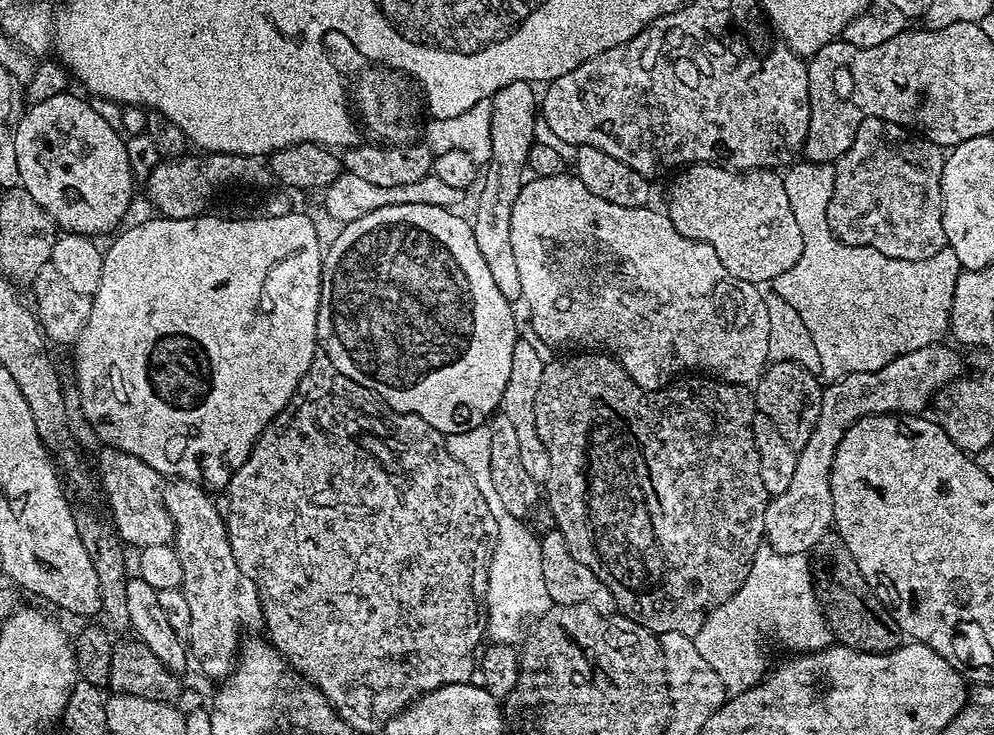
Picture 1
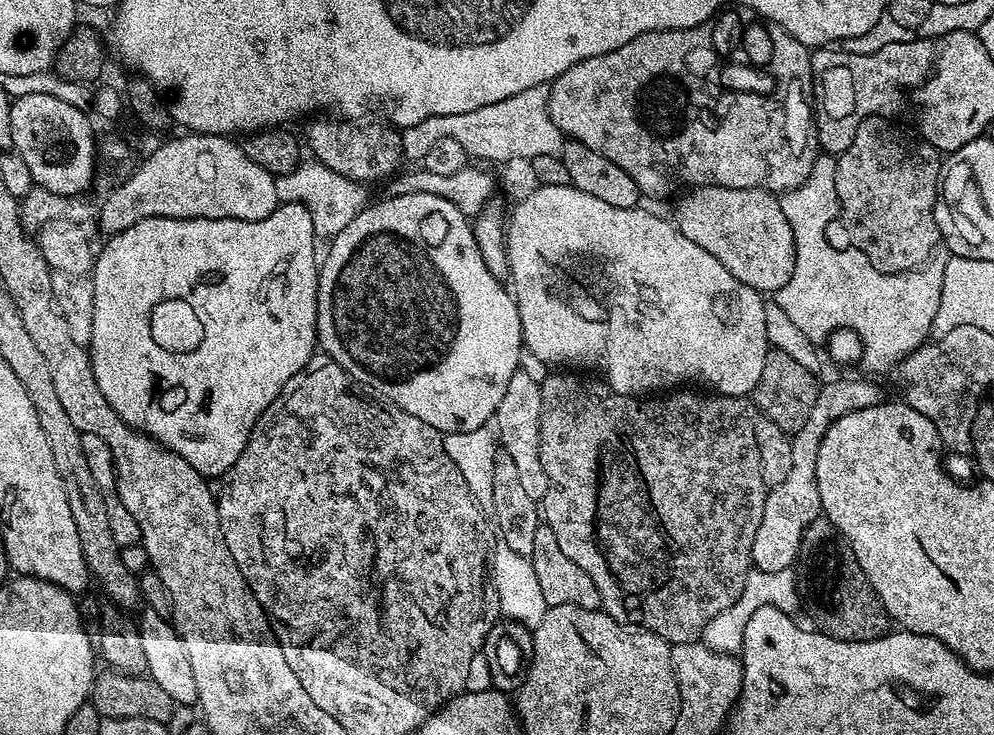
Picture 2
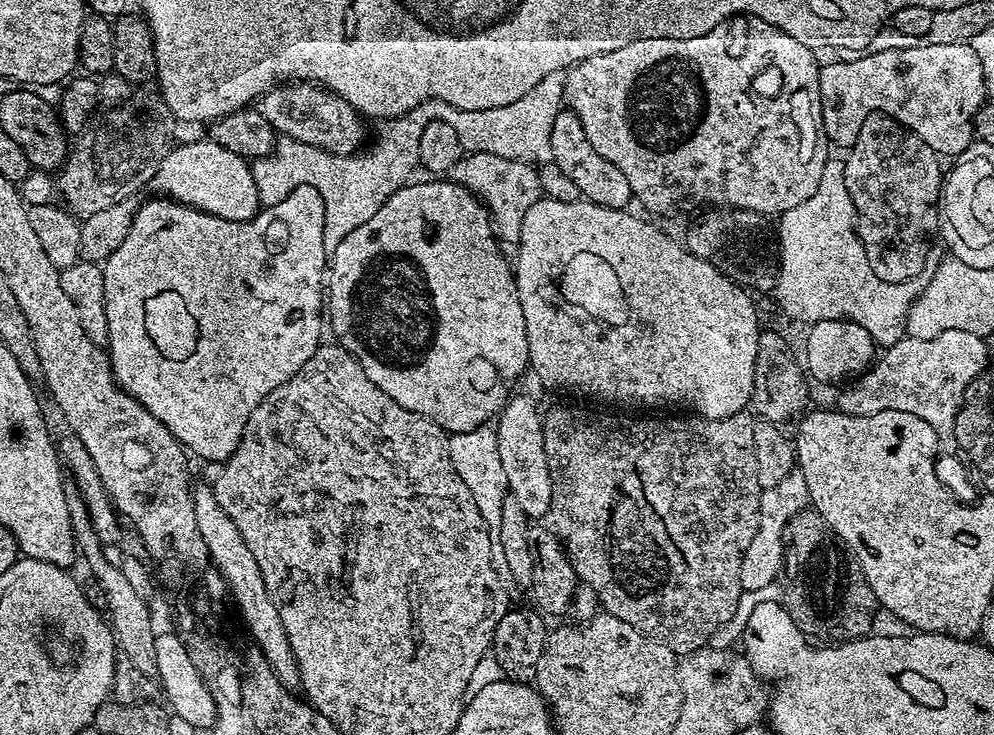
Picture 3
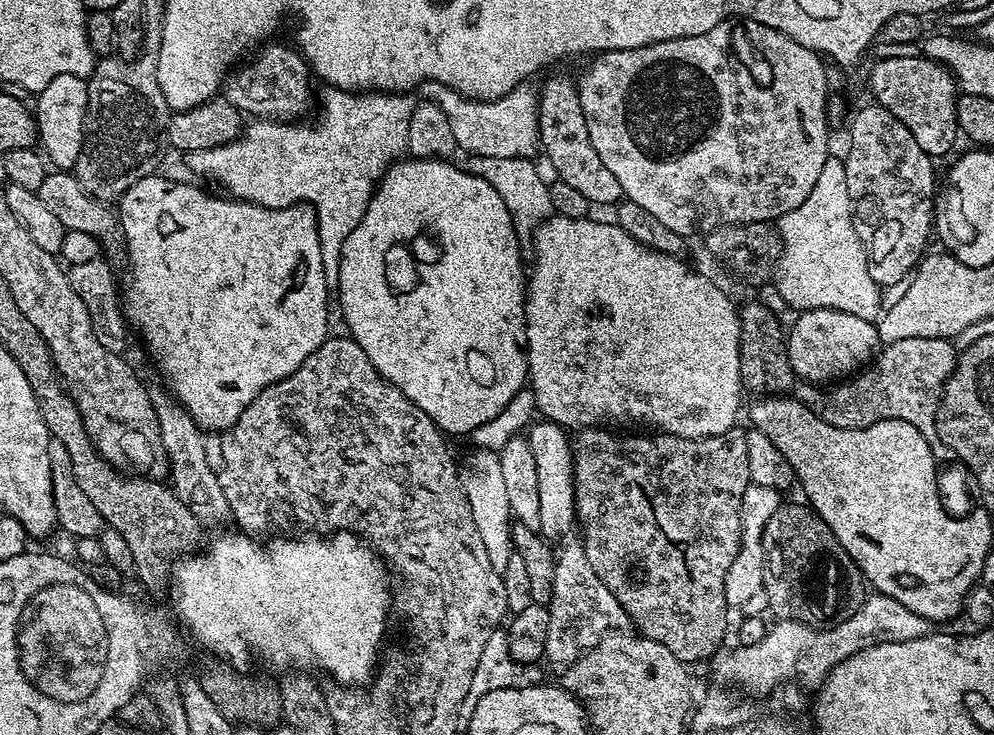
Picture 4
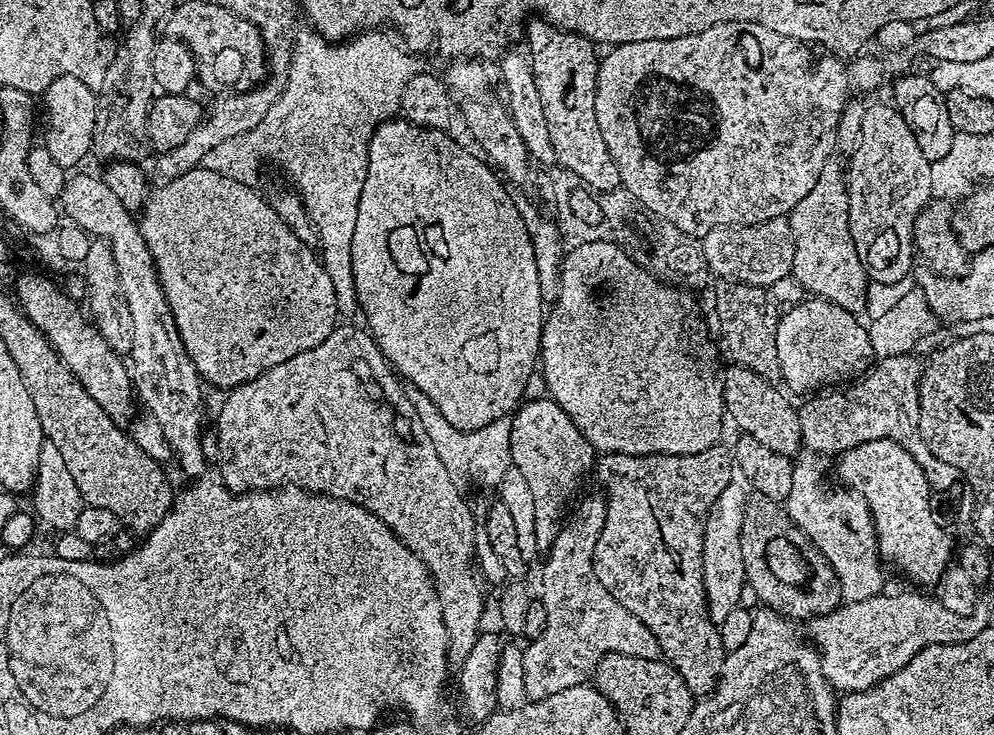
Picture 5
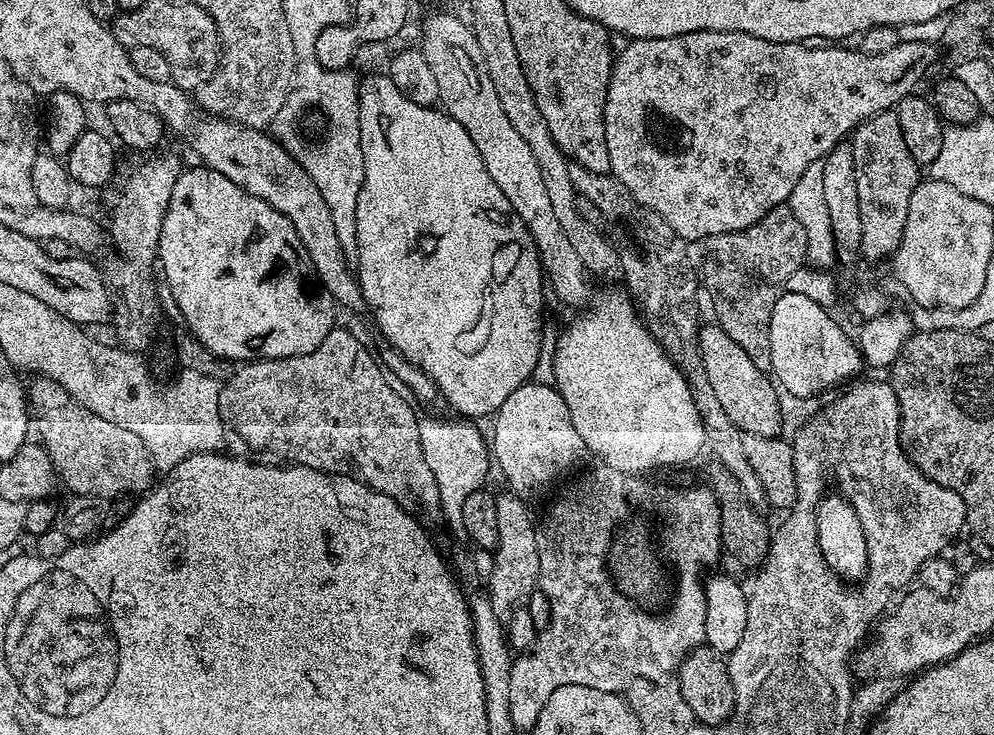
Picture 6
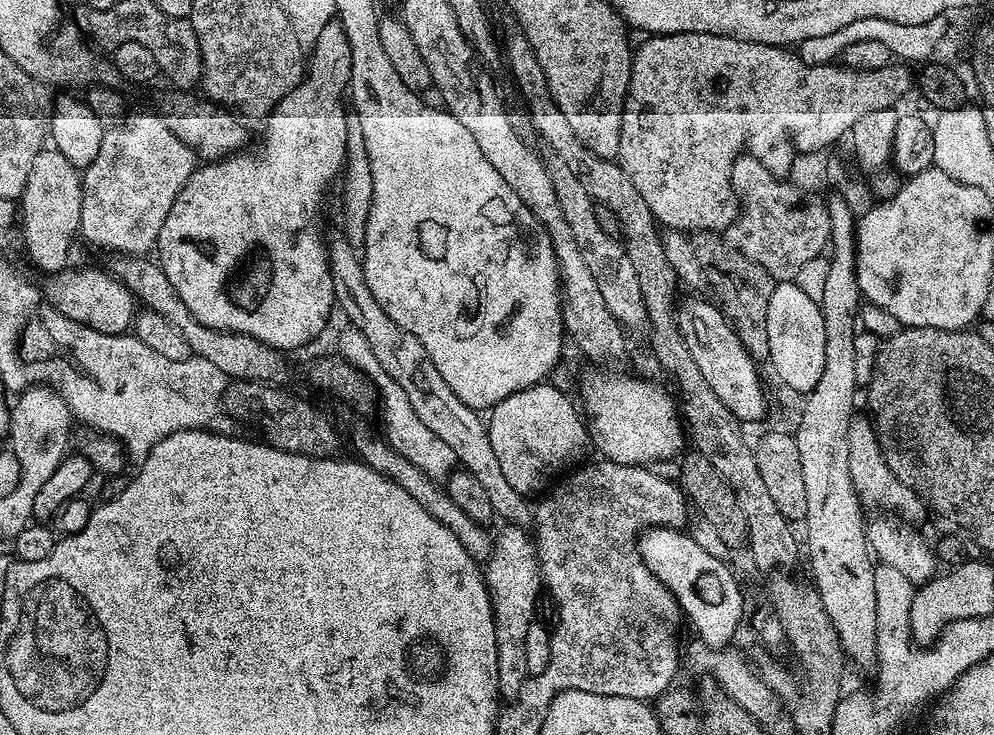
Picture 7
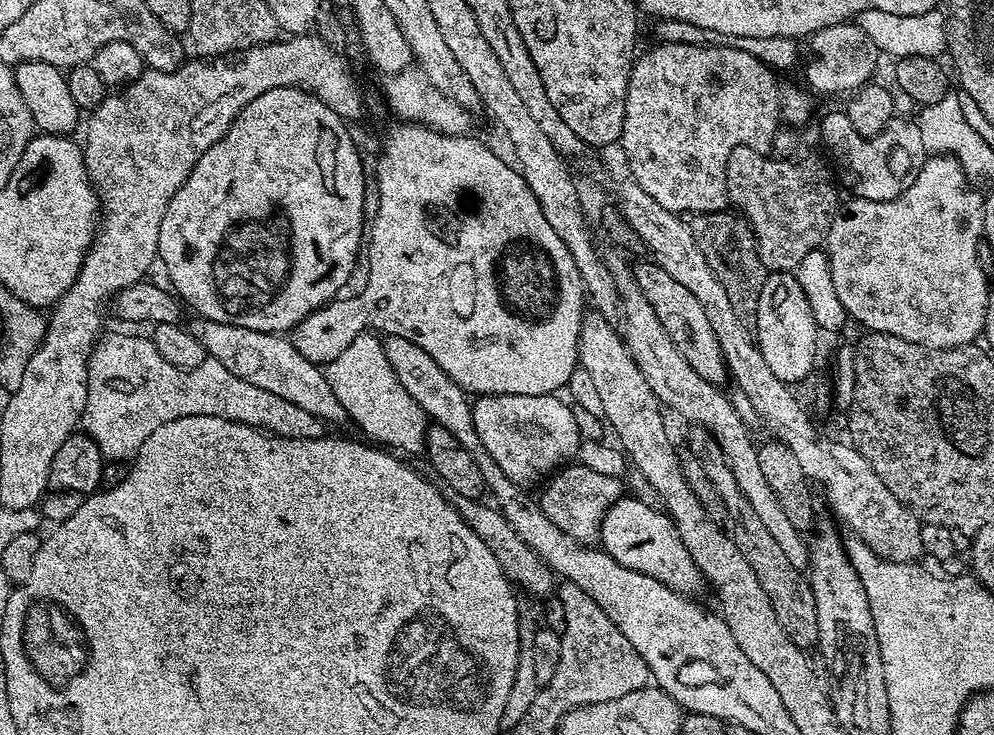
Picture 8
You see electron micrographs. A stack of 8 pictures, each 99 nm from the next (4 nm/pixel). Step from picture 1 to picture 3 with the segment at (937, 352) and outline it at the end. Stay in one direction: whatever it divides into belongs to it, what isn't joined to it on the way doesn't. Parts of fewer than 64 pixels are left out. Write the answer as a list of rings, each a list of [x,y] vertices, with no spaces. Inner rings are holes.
[[[798,470],[786,474],[786,478],[782,478],[782,482],[778,482],[778,486],[761,491],[758,530],[754,533],[754,538],[750,538],[750,546],[746,546],[746,554],[742,558],[740,587],[745,593],[760,592],[763,588],[770,587],[779,576],[782,576],[786,547],[784,531],[790,518],[794,518],[808,507],[806,478],[802,478],[802,474]]]

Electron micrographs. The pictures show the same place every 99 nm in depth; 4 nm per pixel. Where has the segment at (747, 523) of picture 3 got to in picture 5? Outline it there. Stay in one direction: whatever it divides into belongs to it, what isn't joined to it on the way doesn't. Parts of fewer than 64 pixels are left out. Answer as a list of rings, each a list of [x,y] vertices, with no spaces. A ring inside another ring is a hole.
[[[720,446],[707,448],[698,454],[654,454],[653,456],[631,456],[630,454],[609,452],[601,455],[594,464],[595,475],[598,474],[604,479],[602,492],[606,497],[606,518],[602,526],[602,534],[598,534],[598,542],[592,551],[591,575],[598,582],[602,582],[602,586],[606,586],[606,590],[610,590],[612,597],[618,602],[622,602],[622,606],[626,606],[626,610],[630,610],[630,614],[634,614],[634,618],[638,618],[638,622],[642,622],[646,626],[646,630],[650,630],[650,634],[654,634],[663,659],[676,669],[677,674],[682,678],[682,682],[686,682],[686,686],[692,691],[693,697],[696,698],[707,696],[715,688],[716,683],[720,681],[722,662],[726,655],[720,637],[720,629],[712,621],[708,613],[708,599],[704,593],[704,563],[702,562],[704,517],[708,515],[708,512],[714,506],[718,494],[722,494],[722,490],[726,490],[726,486],[734,478],[733,461],[730,459],[729,453],[727,456],[722,448]]]

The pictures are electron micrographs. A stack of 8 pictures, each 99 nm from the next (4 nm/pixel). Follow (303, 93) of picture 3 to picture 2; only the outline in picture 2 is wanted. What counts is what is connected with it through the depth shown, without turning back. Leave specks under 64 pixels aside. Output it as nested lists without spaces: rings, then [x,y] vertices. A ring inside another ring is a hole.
[[[316,120],[308,128],[308,144],[316,155],[313,157],[319,163],[342,174],[348,180],[357,180],[365,186],[371,186],[375,180],[387,181],[397,175],[401,167],[399,164],[404,160],[404,142],[395,127],[385,126],[380,122],[336,120]]]

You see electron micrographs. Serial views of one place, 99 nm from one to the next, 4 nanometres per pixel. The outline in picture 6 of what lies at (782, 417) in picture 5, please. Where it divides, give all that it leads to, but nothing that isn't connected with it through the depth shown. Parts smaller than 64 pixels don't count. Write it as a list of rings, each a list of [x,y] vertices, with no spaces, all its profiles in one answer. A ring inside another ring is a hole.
[[[715,322],[705,323],[699,329],[700,357],[702,366],[706,366],[706,378],[710,378],[710,387],[726,410],[730,422],[740,428],[741,433],[749,432],[759,436],[780,436],[780,400],[776,397],[777,385],[765,369],[750,362],[750,354],[726,334]]]

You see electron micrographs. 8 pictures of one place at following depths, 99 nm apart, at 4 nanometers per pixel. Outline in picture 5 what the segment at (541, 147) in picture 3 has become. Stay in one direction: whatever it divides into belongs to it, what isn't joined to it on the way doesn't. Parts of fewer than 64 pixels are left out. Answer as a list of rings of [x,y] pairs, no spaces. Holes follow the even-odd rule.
[[[315,30],[307,31],[295,33],[286,69],[288,85],[282,90],[279,89],[273,104],[263,115],[262,122],[252,130],[219,143],[205,155],[202,164],[212,172],[241,182],[252,182],[264,160],[276,168],[281,168],[288,175],[289,182],[293,184],[289,185],[298,193],[299,200],[308,211],[308,217],[312,219],[315,239],[320,239],[321,252],[318,252],[318,259],[324,272],[330,274],[330,286],[334,286],[339,319],[348,322],[353,319],[352,315],[360,312],[360,303],[354,290],[350,246],[354,238],[358,198],[368,165],[368,143],[372,137],[372,129],[393,119],[400,112],[404,83],[413,71],[413,57],[404,50],[399,50],[393,56],[364,56],[368,52],[364,44],[335,44],[325,40]]]

